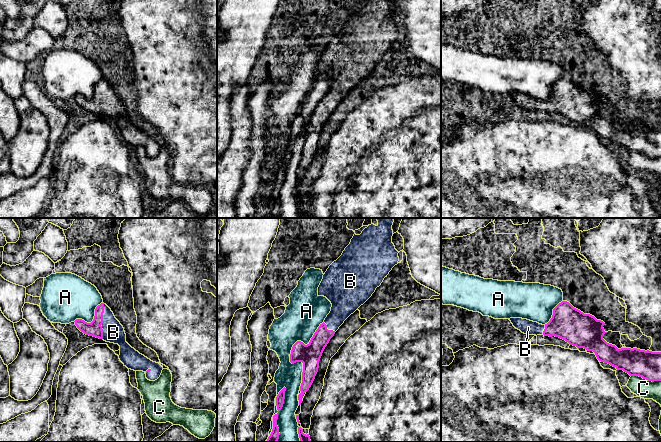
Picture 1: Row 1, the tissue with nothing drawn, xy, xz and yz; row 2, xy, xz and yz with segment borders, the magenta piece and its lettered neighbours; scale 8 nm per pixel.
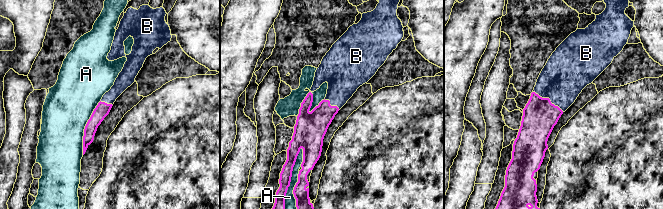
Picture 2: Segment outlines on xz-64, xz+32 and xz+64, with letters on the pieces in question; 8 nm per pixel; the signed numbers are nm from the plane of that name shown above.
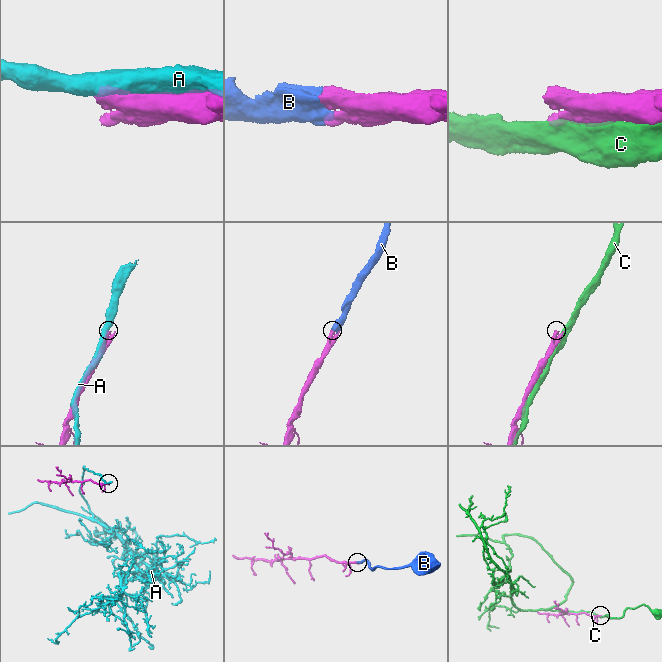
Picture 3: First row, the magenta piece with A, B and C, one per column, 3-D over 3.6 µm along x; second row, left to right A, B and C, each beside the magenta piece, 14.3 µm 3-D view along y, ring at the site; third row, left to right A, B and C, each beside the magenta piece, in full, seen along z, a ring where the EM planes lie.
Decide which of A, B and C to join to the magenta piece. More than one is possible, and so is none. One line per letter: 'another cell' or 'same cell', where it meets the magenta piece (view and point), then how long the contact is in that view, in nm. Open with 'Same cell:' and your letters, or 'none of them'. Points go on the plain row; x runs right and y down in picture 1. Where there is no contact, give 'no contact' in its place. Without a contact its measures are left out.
Same cell: B
A: another cell | xz (277, 190) | 460 nm
B: same cell | xy (102, 97) | 280 nm
C: another cell | yz (646, 155) | 240 nm

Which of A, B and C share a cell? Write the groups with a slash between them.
A / B / C

